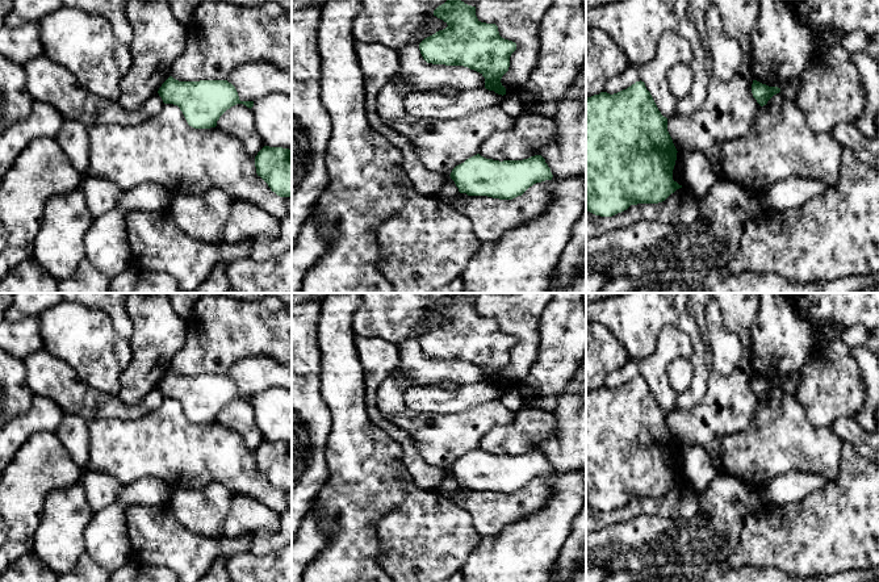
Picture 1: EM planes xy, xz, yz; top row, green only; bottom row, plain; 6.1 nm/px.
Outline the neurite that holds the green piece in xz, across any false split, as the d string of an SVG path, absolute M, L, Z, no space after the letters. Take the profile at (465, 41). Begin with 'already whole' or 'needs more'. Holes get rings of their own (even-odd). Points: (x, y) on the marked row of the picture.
already whole | M447 0L434 16L448 26L419 43L423 59L432 64L464 66L485 78L485 88L506 95L501 79L508 71L516 43L499 35L495 24L481 22L476 7Z

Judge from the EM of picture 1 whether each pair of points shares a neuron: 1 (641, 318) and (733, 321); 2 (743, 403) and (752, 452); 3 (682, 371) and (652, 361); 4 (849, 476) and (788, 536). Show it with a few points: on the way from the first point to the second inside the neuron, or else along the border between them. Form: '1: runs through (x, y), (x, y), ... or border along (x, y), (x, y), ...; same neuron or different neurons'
1: border along (686, 306), (695, 321); different neurons
2: border along (761, 401), (753, 421), (745, 428), (719, 438); different neurons
3: border along (686, 356), (668, 365), (668, 380), (677, 394); different neurons
4: runs through (837, 492), (804, 524); same neuron

